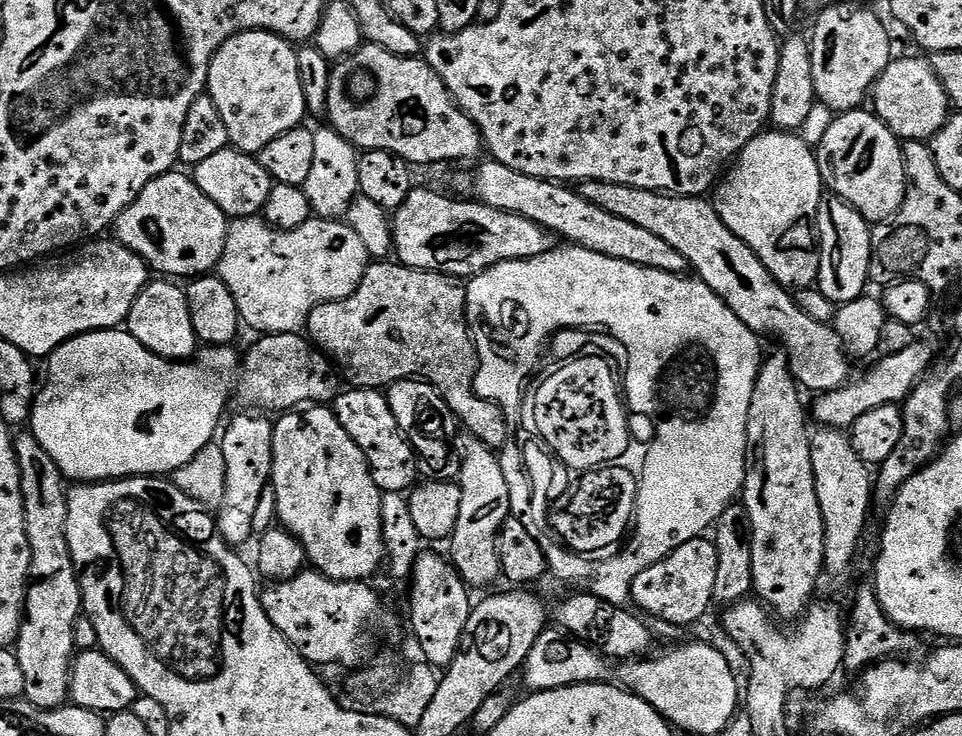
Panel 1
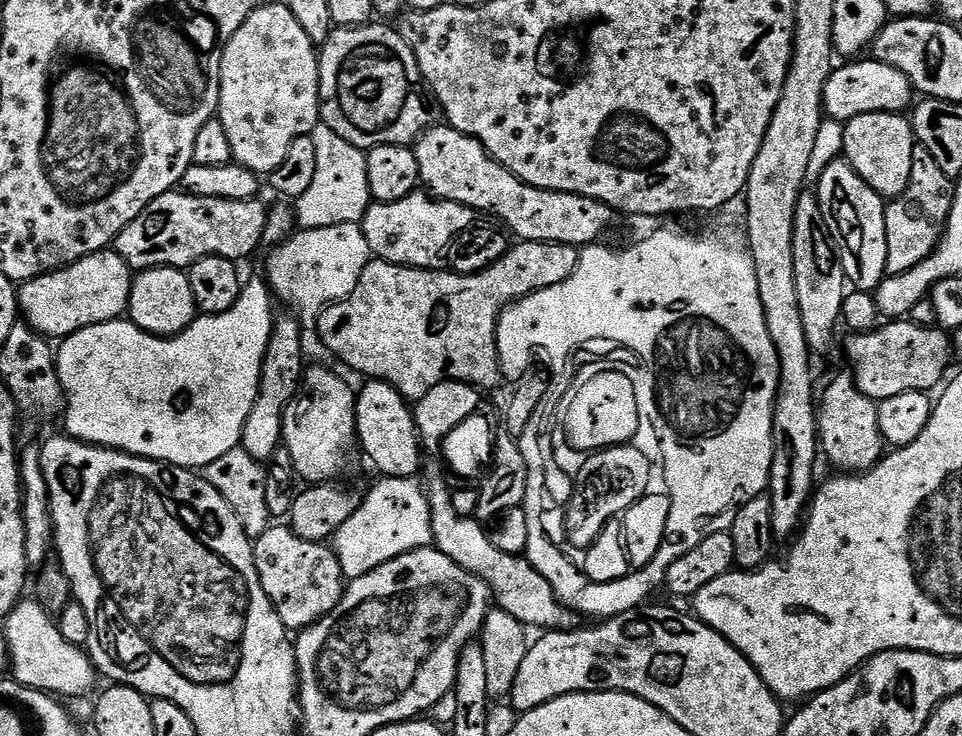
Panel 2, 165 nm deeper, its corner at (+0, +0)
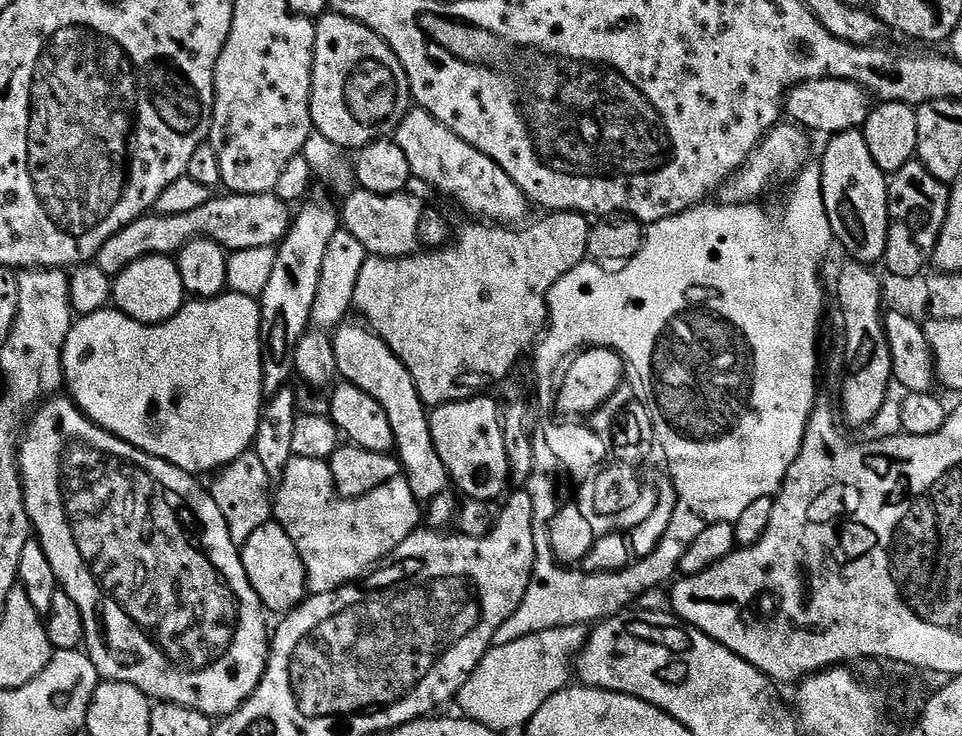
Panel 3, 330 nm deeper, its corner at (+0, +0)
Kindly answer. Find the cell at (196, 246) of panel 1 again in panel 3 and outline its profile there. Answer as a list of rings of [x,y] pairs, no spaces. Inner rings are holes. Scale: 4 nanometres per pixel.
[[[271,192],[266,194],[217,195],[208,200],[206,206],[190,210],[190,214],[161,216],[145,214],[133,224],[128,224],[121,232],[111,236],[96,255],[94,263],[110,277],[117,277],[126,266],[147,256],[172,256],[179,253],[185,244],[205,236],[207,240],[218,242],[229,253],[251,248],[271,248],[279,245],[294,219],[293,209]]]

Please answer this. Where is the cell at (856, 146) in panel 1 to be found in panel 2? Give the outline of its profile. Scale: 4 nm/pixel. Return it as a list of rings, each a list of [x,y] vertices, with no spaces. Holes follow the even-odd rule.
[[[895,112],[862,114],[844,124],[843,159],[879,196],[885,198],[895,198],[906,190],[916,147],[911,123]]]

